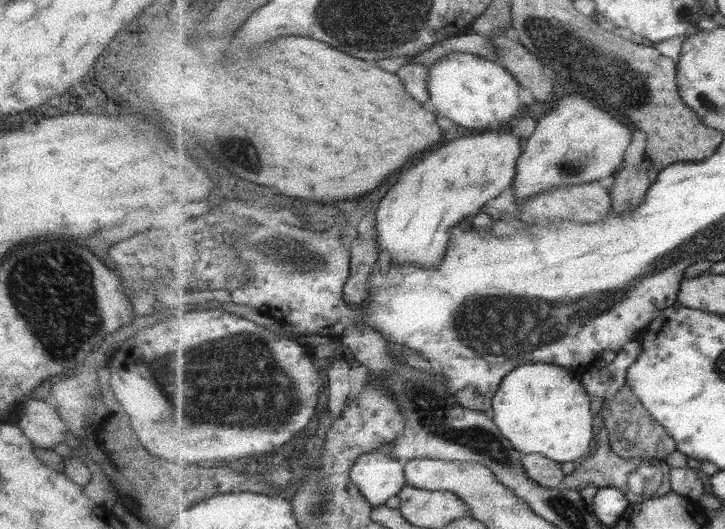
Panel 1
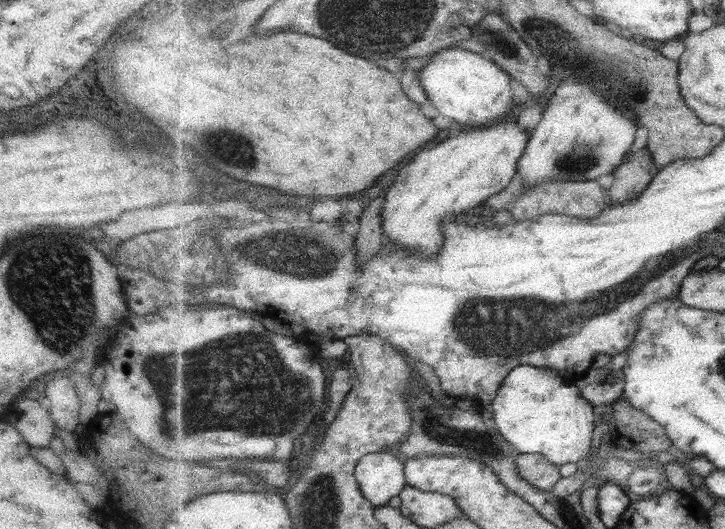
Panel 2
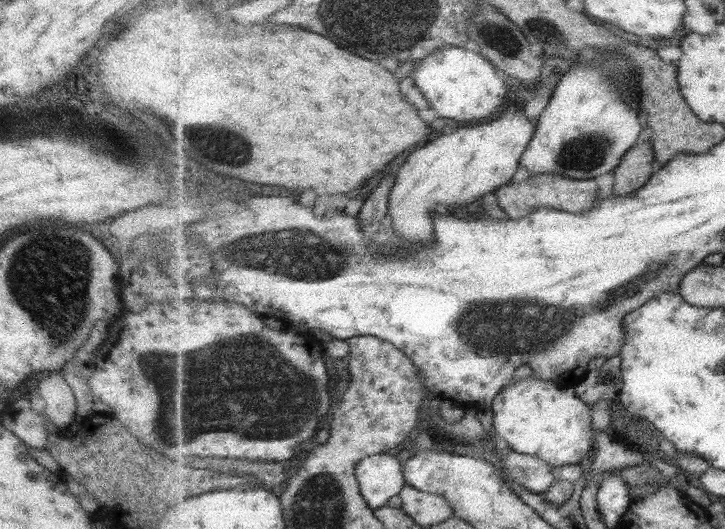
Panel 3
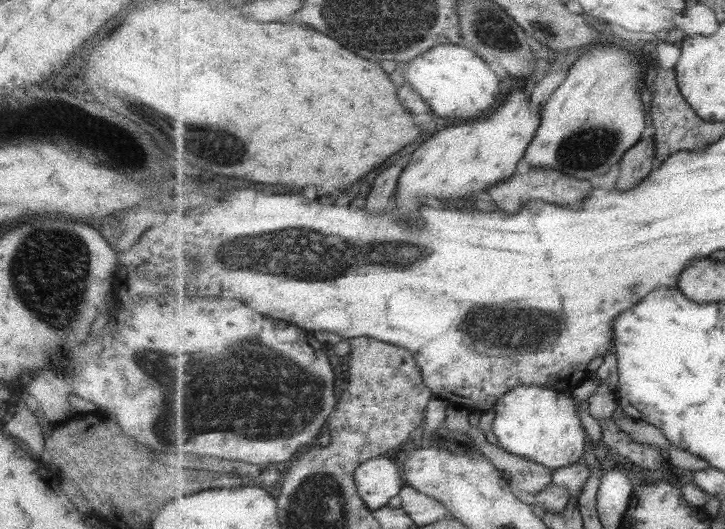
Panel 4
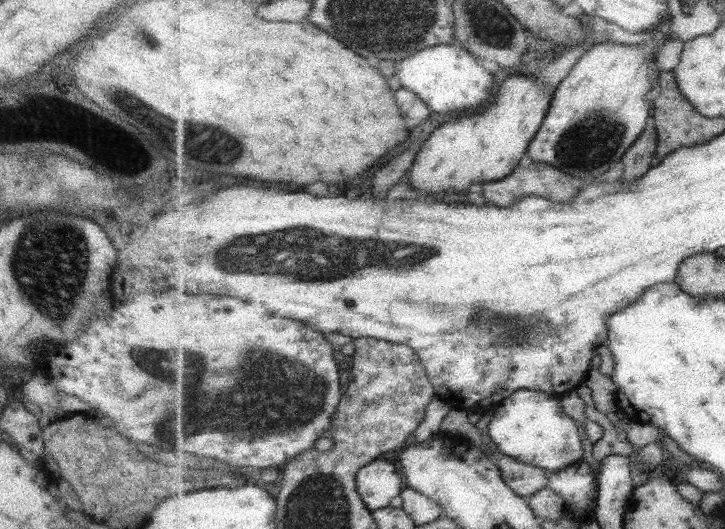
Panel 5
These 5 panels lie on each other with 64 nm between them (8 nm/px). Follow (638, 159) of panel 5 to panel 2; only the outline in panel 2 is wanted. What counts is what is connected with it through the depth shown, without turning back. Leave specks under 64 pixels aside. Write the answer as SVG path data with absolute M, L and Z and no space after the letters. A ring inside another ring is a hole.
M639 128L637 134L637 146L631 150L637 150L633 157L627 156L626 161L617 167L613 174L614 181L609 188L611 206L627 205L647 190L657 174L653 165L653 158L647 149L647 128Z

